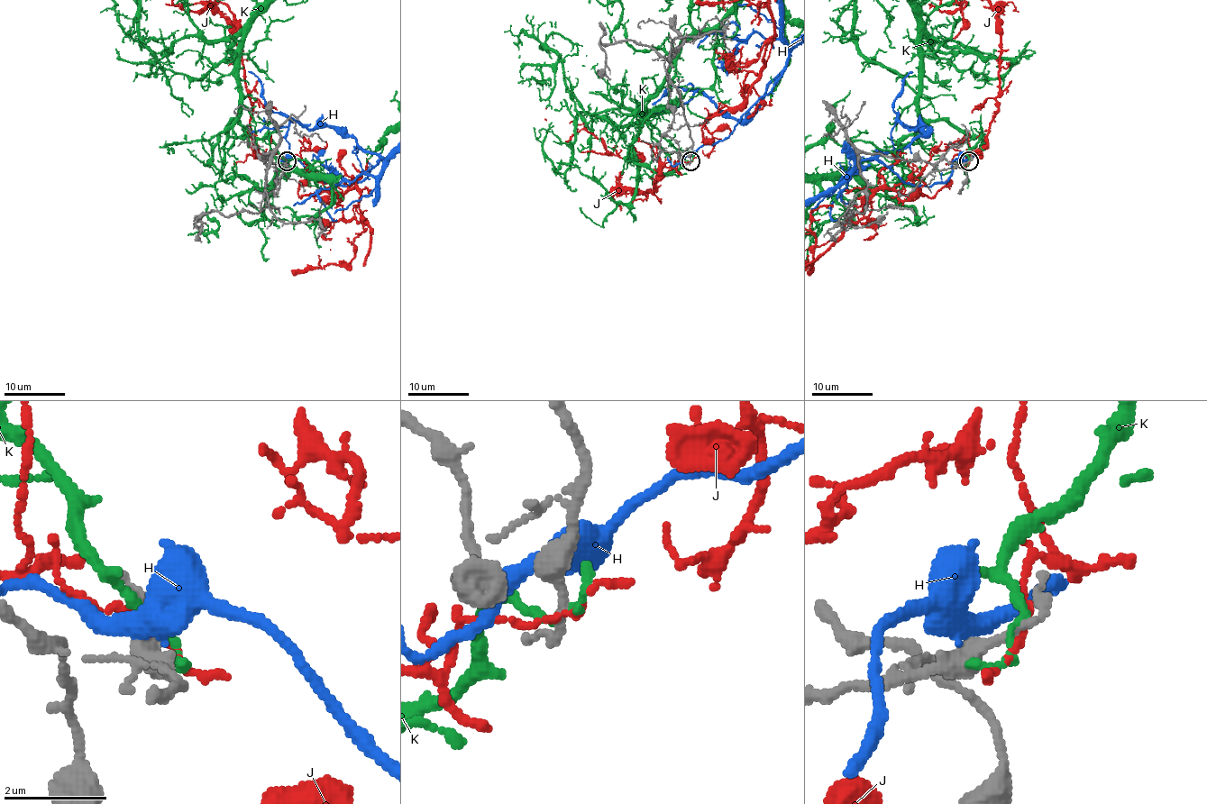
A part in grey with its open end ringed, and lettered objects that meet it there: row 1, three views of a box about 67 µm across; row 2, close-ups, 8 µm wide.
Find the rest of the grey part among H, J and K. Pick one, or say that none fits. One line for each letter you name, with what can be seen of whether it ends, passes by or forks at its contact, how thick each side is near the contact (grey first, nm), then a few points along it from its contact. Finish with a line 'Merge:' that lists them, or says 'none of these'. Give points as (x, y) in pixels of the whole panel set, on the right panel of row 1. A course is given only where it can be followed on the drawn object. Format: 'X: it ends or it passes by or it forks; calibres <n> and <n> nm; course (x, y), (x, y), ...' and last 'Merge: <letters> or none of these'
Merge: none of these

